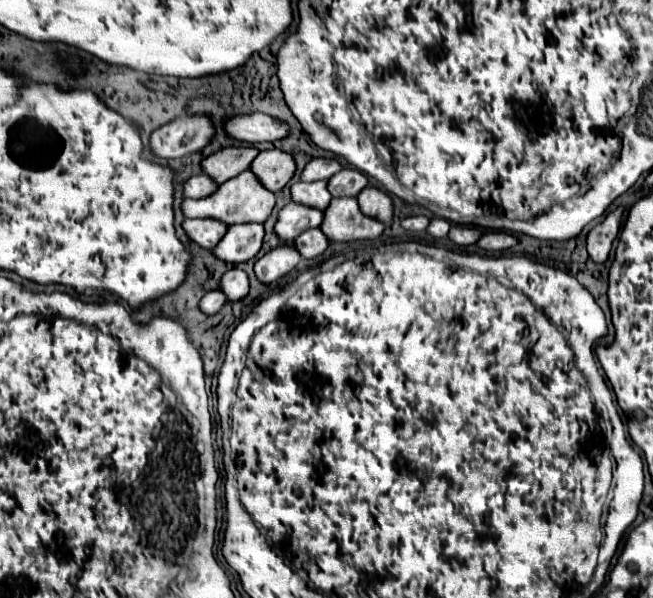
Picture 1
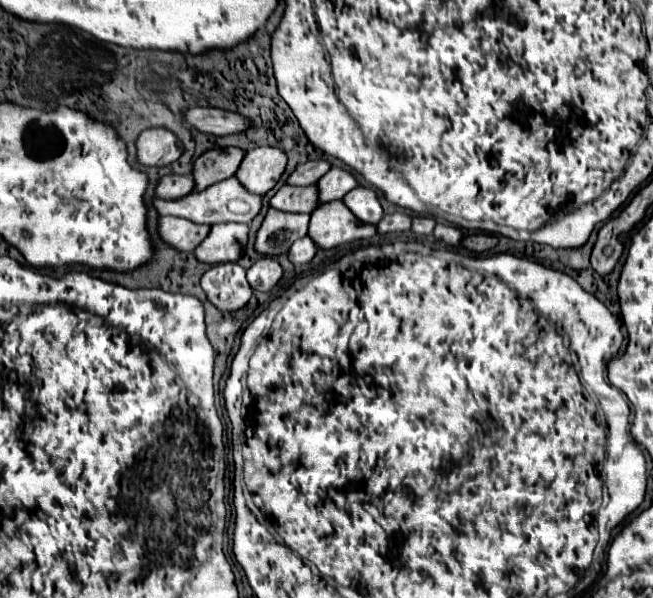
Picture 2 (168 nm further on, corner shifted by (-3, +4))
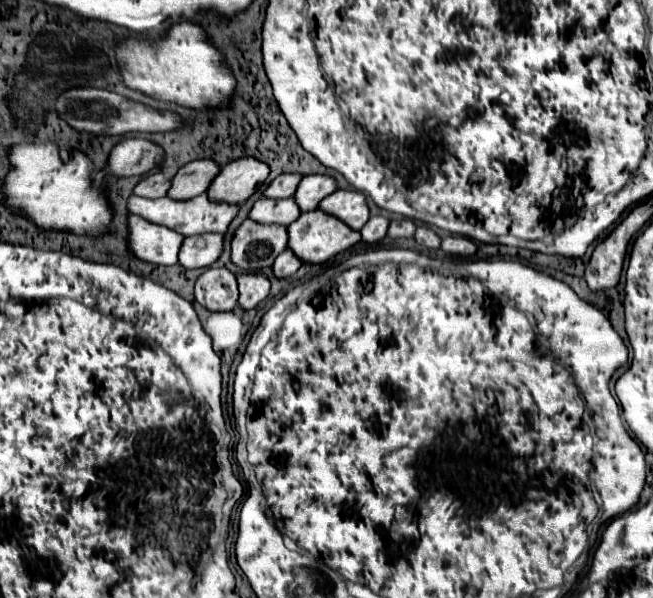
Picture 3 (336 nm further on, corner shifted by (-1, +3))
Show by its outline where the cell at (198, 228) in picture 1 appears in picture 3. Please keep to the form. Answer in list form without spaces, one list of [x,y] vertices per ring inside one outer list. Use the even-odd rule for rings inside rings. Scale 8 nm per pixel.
[[[135,214],[127,216],[127,248],[143,262],[161,266],[177,264],[181,242],[183,236],[171,228],[147,222]]]

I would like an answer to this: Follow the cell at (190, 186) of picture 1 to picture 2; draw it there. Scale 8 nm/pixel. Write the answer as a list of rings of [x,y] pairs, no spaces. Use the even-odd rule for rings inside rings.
[[[167,175],[161,179],[159,187],[157,187],[157,195],[163,199],[179,199],[185,197],[187,193],[193,193],[195,189],[195,181],[191,175]]]

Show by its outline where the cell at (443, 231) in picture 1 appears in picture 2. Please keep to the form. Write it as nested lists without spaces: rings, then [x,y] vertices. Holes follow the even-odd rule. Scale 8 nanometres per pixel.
[[[413,215],[413,231],[419,233],[419,235],[431,235],[433,229],[435,229],[435,219],[431,217],[425,217],[425,215]]]

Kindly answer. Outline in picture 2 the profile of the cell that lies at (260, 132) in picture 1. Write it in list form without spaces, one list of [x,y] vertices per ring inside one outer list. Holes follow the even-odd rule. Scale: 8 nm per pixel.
[[[195,107],[185,111],[185,121],[211,135],[231,135],[231,133],[243,133],[251,127],[251,121],[243,117],[241,113],[225,111],[225,109],[205,109],[205,107]]]

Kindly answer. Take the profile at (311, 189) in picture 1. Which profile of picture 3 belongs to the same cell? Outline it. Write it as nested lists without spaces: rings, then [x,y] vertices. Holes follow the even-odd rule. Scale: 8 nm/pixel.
[[[259,198],[253,208],[249,210],[249,218],[259,224],[281,224],[289,226],[299,218],[299,208],[291,198],[285,200],[269,200],[269,198]]]

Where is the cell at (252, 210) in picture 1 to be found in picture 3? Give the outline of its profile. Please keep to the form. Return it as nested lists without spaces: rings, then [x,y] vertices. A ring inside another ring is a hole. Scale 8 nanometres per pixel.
[[[207,194],[195,196],[185,202],[171,202],[171,198],[157,198],[157,200],[147,200],[139,196],[129,196],[127,198],[127,210],[131,214],[143,216],[149,222],[167,226],[183,236],[193,236],[193,234],[205,234],[205,232],[219,232],[223,234],[229,226],[229,222],[235,218],[239,206],[227,206],[225,202],[211,202]]]

